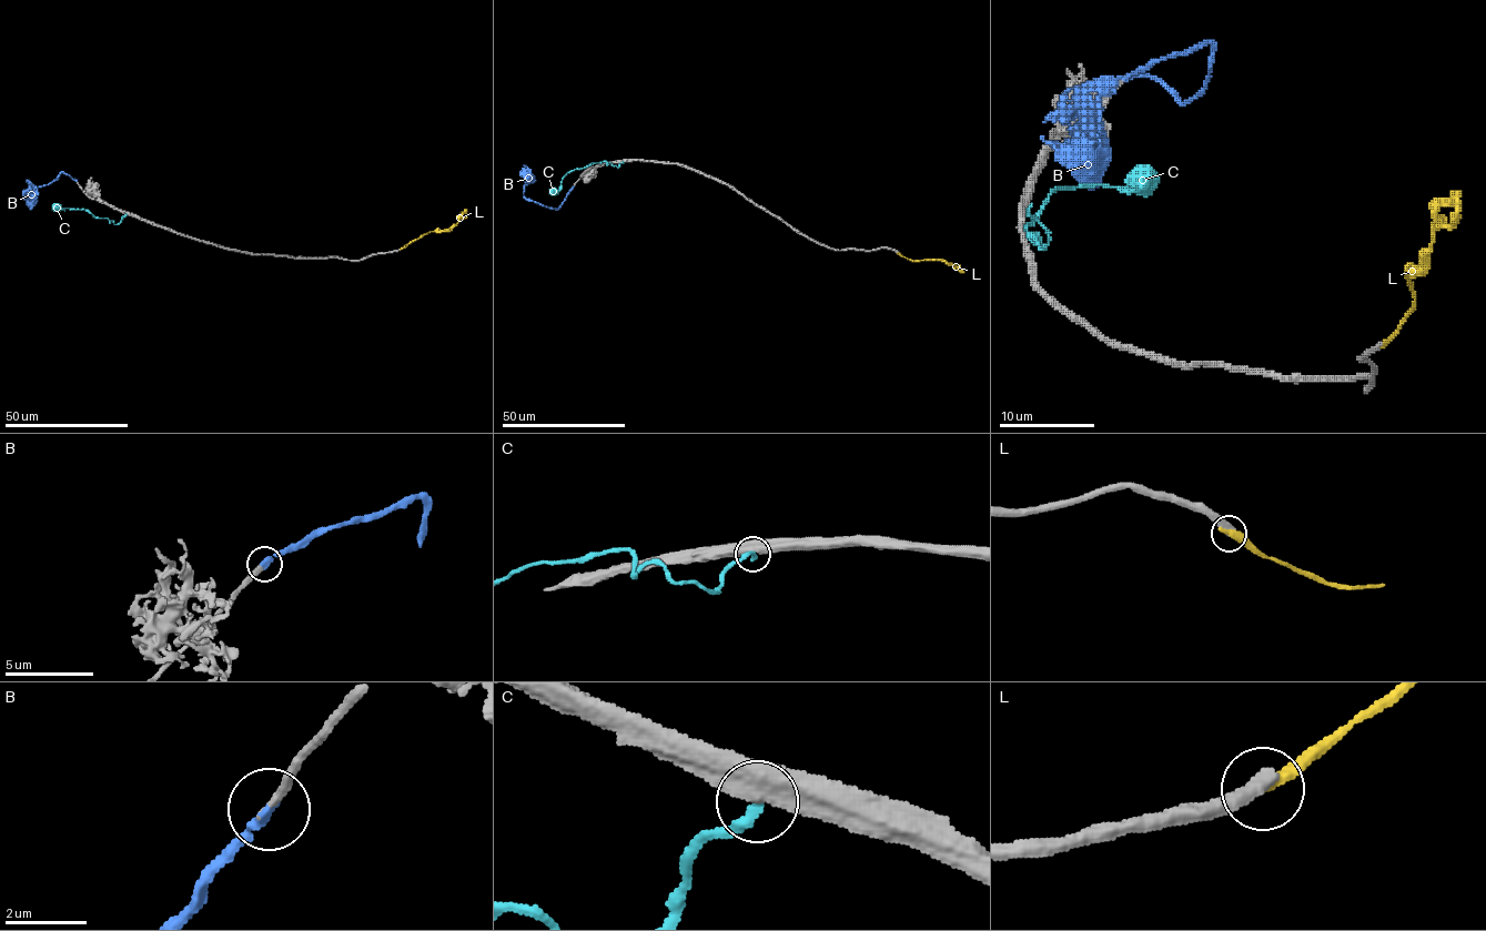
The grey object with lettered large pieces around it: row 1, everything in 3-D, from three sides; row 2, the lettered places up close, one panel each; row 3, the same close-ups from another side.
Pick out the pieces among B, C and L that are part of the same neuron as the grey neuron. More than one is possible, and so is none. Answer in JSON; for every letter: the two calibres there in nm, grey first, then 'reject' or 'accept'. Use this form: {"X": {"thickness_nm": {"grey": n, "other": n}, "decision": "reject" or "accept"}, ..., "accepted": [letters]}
{"B": {"thickness_nm": {"grey": 240, "other": 280}, "decision": "accept"}, "C": {"thickness_nm": {"grey": 550, "other": 280}, "decision": "reject"}, "L": {"thickness_nm": {"grey": 480, "other": 400}, "decision": "reject"}, "accepted": ["B"]}

